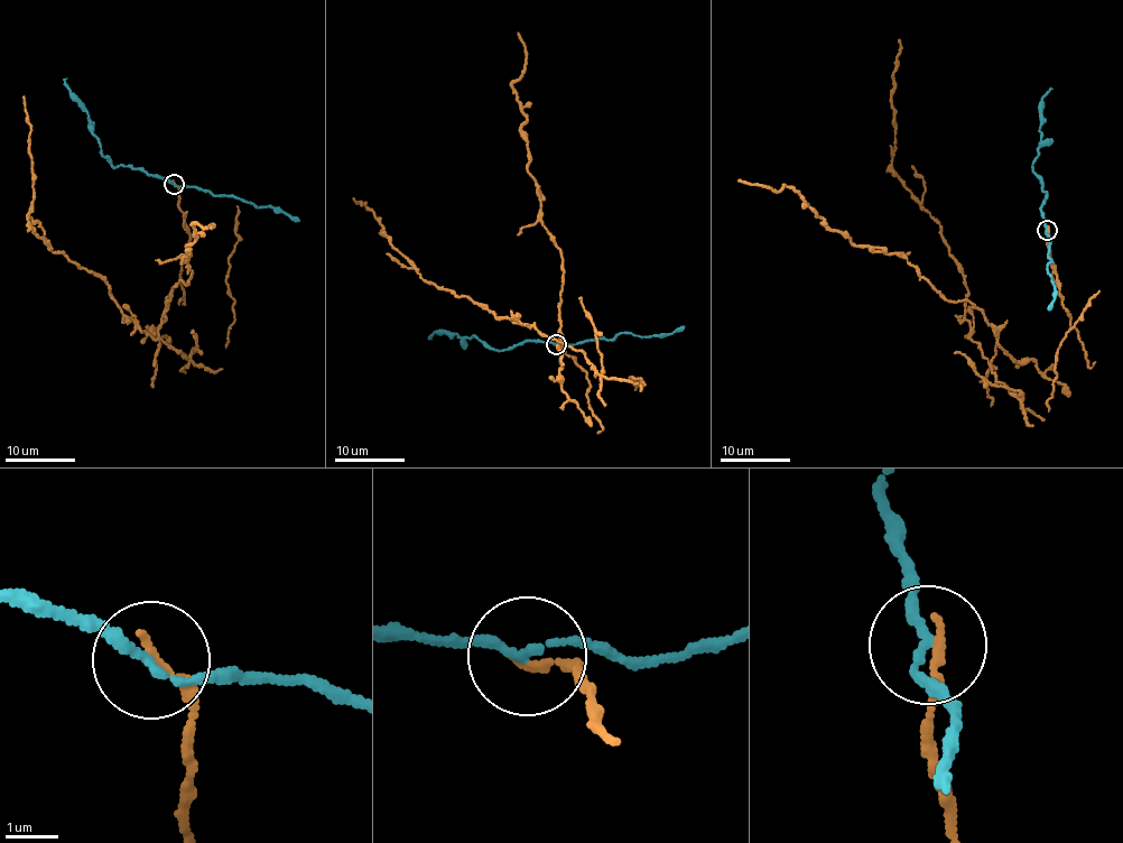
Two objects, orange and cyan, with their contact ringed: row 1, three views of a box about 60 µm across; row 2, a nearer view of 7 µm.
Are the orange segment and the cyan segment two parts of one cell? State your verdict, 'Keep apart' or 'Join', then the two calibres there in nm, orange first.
Keep apart. Thickness 200 nm (orange) against 160 nm

